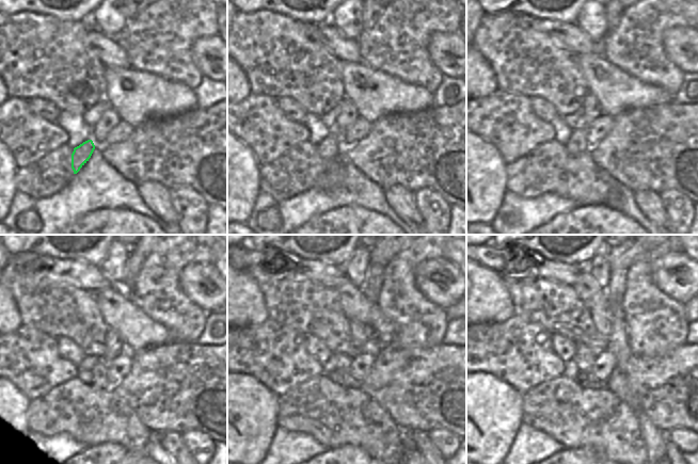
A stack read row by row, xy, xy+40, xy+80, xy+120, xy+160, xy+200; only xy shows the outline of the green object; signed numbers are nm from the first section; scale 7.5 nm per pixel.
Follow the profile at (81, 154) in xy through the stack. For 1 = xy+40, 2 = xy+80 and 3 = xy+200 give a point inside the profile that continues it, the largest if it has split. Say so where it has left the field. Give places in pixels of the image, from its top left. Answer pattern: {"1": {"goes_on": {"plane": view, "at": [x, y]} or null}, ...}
{"1": {"goes_on": {"plane": "xy+40", "at": [328, 149]}}, "2": {"goes_on": {"plane": "xy+80", "at": [576, 143]}}, "3": {"goes_on": {"plane": "xy+200", "at": [584, 356]}}}

